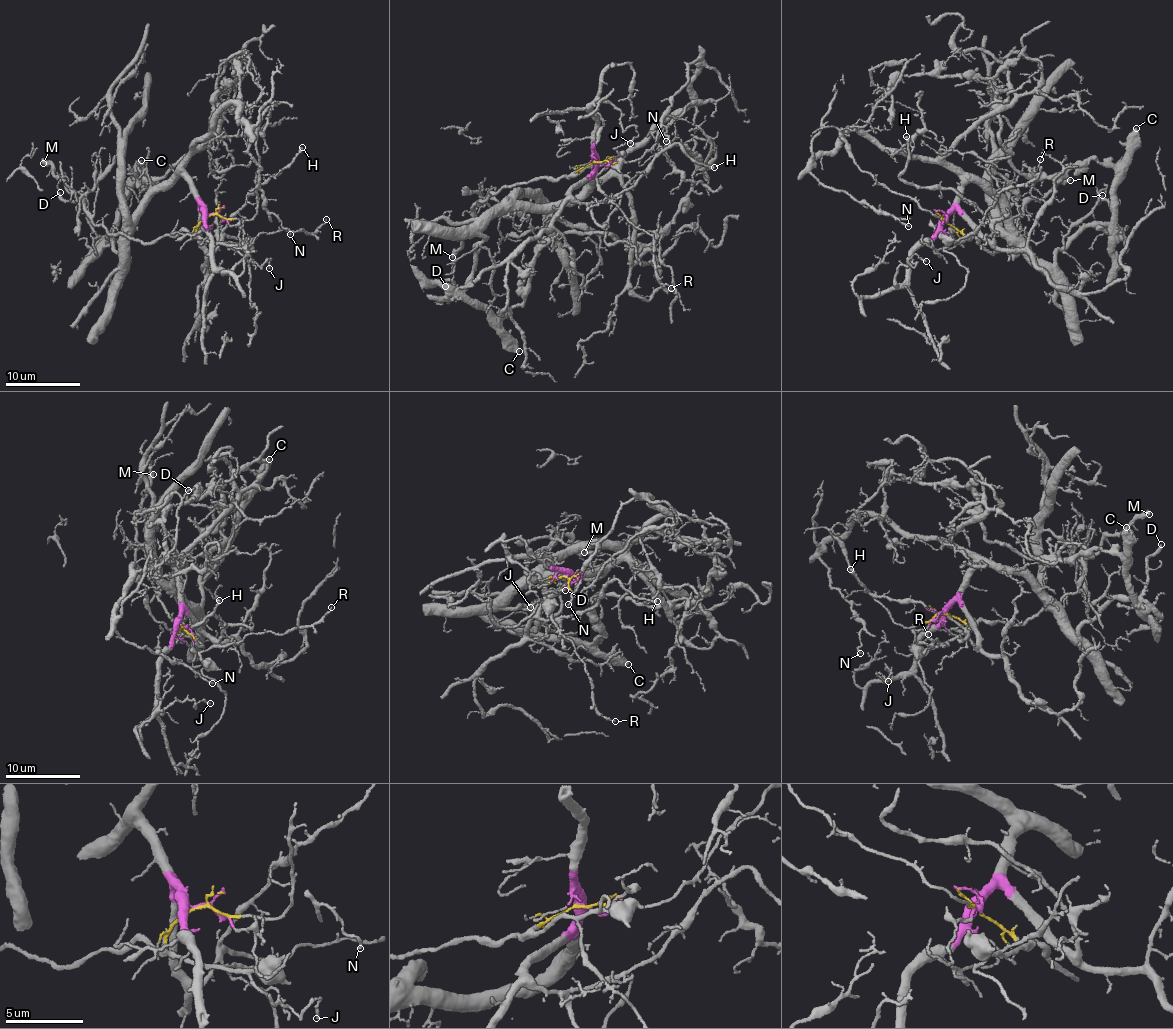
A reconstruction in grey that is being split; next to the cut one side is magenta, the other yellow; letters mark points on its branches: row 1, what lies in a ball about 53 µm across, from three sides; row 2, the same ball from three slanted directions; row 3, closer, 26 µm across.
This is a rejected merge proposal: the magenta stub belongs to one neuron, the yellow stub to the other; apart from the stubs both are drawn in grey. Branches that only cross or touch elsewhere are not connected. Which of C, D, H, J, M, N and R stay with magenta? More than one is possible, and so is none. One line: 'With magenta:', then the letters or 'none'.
With magenta: C, D, H, J, N

